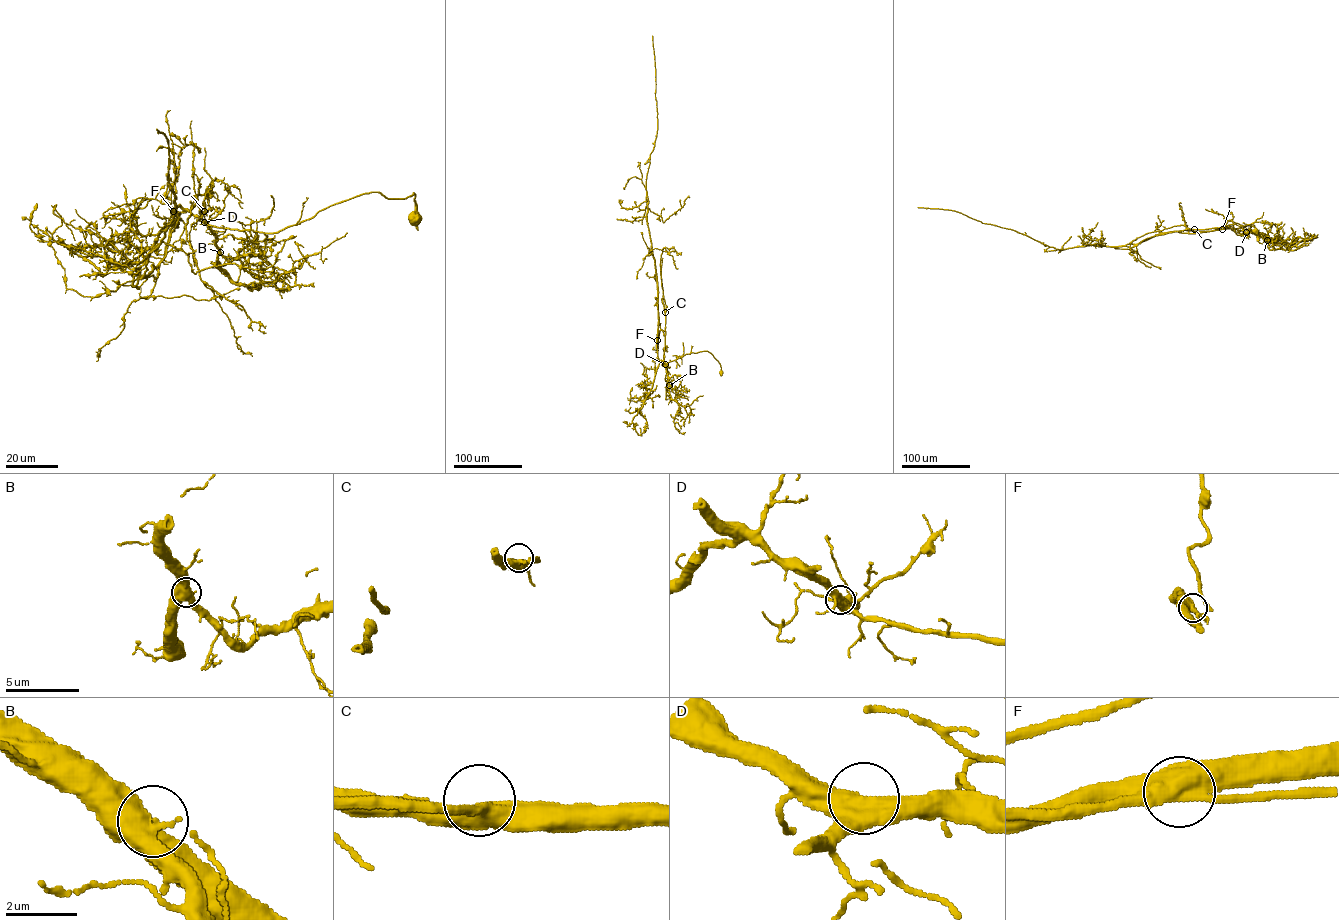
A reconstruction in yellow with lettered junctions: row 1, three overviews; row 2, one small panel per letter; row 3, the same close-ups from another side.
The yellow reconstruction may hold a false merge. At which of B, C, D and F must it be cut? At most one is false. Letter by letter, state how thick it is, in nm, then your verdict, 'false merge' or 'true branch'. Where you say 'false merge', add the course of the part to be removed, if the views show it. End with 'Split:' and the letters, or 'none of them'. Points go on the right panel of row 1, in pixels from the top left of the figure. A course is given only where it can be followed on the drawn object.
B: calibre 500 nm; true branch
C: calibre 400 nm; true branch
D: calibre 440 nm; true branch
F: calibre 460 nm; false merge; course (1223, 229), (1171, 231), (1144, 239), (1131, 248), (1094, 244), (1058, 252), (1071, 236)
Split: F

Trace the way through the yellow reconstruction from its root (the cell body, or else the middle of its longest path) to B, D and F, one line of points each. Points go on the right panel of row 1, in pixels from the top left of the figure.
B: (1255, 231), (1249, 224), (1233, 225), (1237, 235), (1253, 232), (1267, 240)
D: (1255, 231), (1249, 224), (1233, 225), (1237, 235), (1246, 232)
F: (1255, 231), (1249, 224), (1233, 225), (1239, 235), (1245, 232), (1241, 228), (1223, 229)

